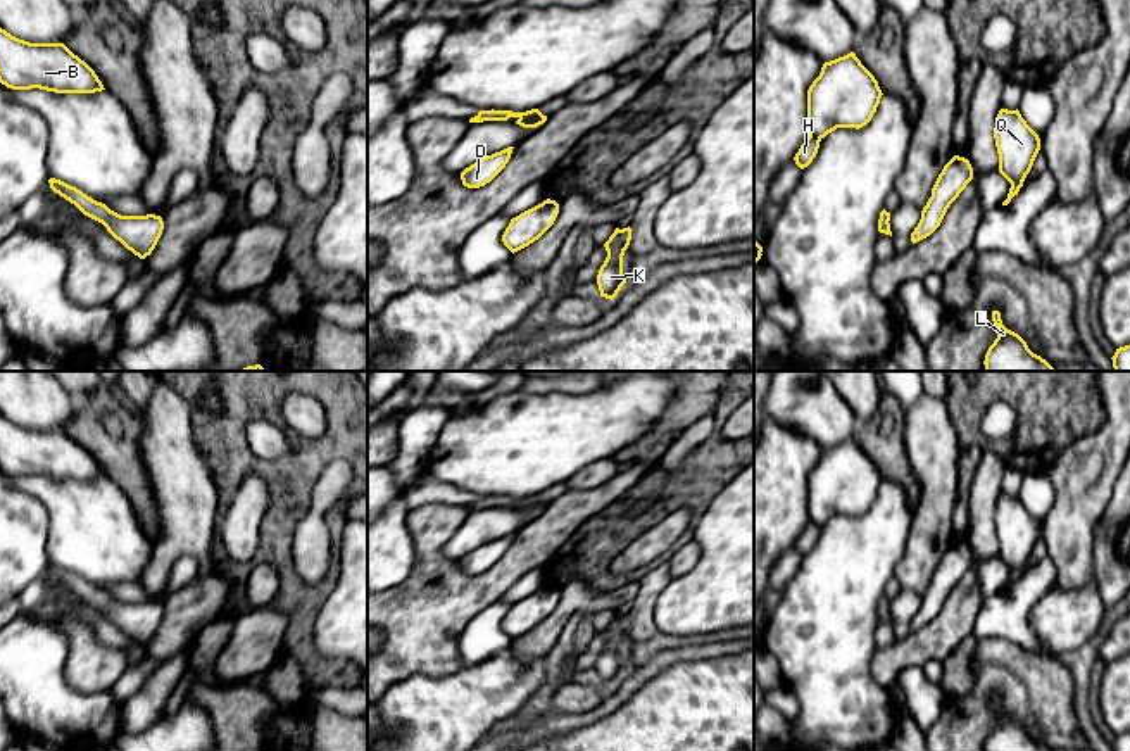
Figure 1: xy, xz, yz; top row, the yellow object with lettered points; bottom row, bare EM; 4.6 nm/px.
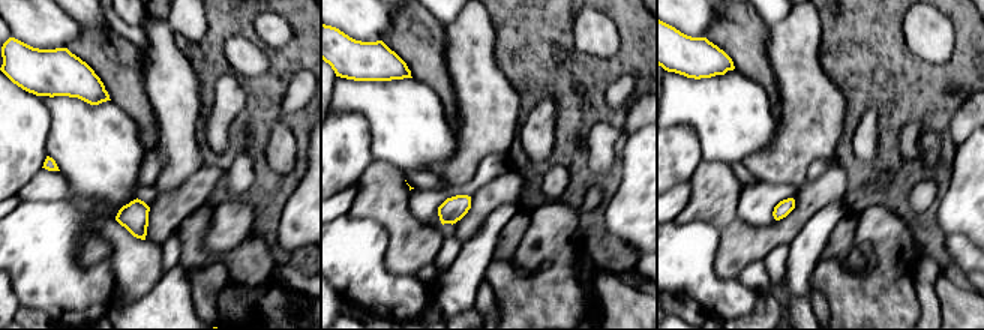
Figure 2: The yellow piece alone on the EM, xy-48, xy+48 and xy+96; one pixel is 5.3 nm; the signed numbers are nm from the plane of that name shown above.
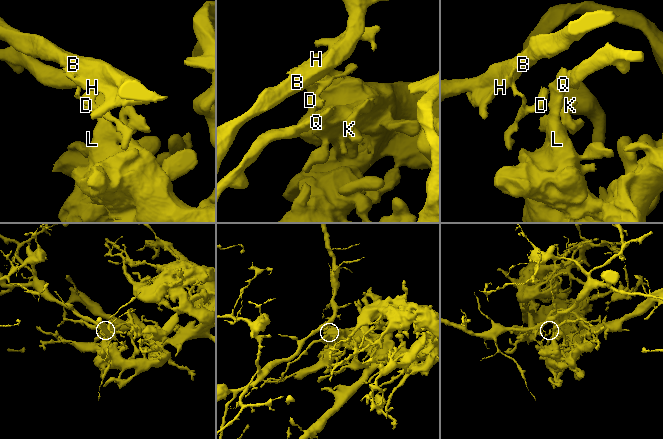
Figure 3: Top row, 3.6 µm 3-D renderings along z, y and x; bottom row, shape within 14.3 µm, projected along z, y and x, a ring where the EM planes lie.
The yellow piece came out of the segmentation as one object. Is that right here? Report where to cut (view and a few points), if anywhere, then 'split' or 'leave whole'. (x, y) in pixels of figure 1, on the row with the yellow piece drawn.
cut in xy along (119, 214), (104, 225); split

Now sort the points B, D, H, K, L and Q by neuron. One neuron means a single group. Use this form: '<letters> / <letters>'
B H / D K L Q

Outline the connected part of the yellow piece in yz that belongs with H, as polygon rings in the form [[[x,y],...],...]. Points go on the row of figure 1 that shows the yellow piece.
[[[854,52],[825,62],[807,90],[809,136],[795,154],[795,164],[800,169],[807,167],[818,154],[819,142],[837,128],[866,126],[882,95],[878,81]]]

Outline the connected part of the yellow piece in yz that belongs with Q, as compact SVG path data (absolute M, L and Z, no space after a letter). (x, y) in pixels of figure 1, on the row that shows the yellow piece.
M1001 109L994 128L995 147L999 154L999 173L1011 183L1008 205L1030 173L1040 150L1039 135L1026 124L1020 110Z

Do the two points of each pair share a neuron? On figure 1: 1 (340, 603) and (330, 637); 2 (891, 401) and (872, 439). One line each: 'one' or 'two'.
1: one
2: one

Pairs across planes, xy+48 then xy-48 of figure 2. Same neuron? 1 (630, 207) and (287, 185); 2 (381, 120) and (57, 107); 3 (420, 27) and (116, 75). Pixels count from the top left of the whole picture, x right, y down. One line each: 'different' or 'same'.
1: different
2: same
3: same

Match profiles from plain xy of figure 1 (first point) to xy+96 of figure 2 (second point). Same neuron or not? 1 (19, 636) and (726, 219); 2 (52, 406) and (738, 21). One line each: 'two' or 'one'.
1: two
2: two

